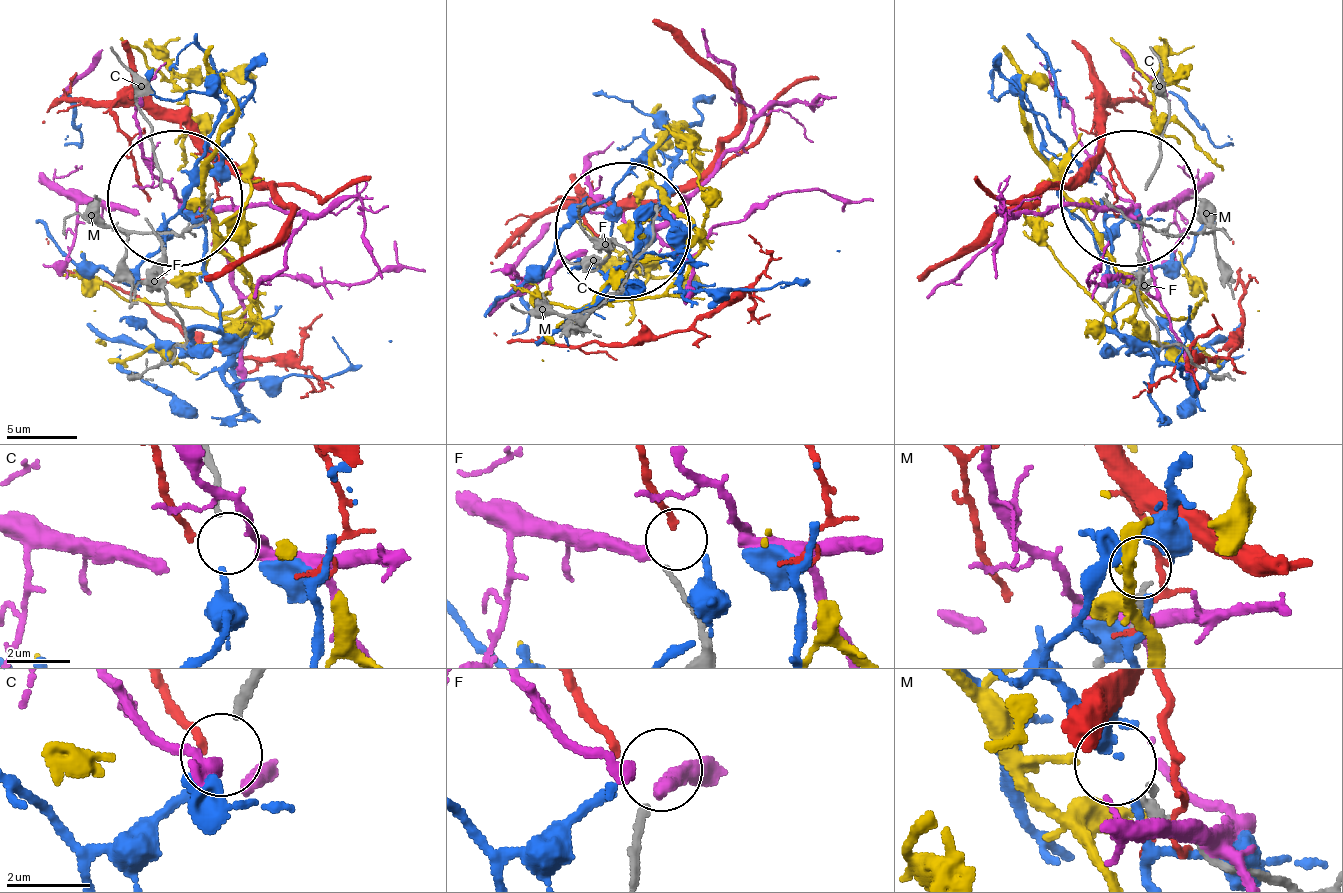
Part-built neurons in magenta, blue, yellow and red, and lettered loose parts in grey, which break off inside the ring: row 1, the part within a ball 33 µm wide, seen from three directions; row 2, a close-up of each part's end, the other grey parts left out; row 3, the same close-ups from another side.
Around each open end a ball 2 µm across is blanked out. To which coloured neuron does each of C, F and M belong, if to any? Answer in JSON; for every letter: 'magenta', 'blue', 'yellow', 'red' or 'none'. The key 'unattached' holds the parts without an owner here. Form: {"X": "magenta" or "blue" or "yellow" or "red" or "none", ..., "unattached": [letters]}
{"C": "blue", "F": "none", "M": "yellow", "unattached": ["F"]}

